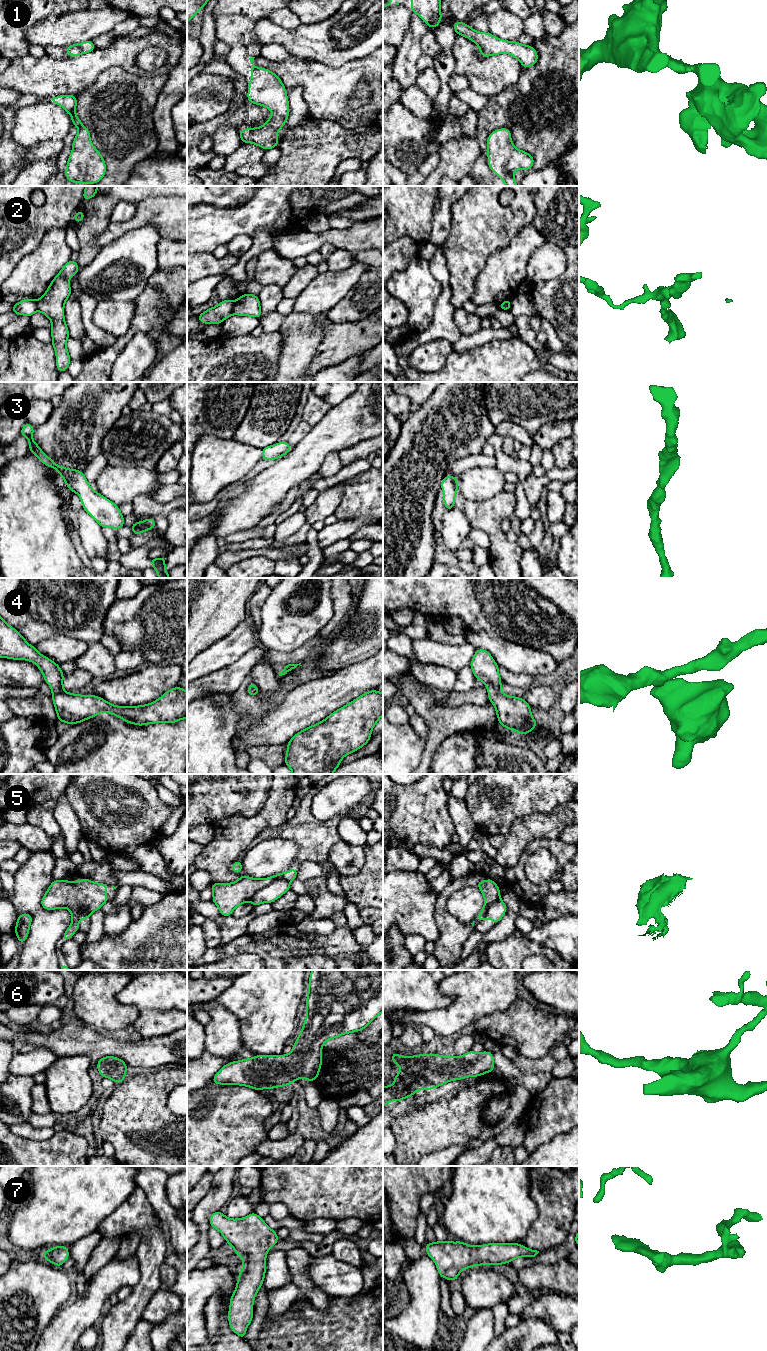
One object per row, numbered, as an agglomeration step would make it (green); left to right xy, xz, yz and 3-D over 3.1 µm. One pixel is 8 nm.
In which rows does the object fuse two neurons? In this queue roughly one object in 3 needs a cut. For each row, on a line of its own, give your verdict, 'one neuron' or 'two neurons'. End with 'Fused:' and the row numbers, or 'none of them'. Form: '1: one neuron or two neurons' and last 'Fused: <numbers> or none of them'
1: one neuron
2: two neurons
3: one neuron
4: one neuron
5: two neurons
6: one neuron
7: one neuron
Fused: 2, 5

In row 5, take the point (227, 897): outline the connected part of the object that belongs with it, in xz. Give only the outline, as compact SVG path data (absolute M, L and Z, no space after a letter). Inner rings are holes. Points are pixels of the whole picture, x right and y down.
M291 868L288 873L281 872L275 876L263 879L255 879L248 876L241 876L233 883L212 883L212 901L219 908L222 916L231 916L233 910L249 901L258 891L270 885L274 880L281 878L291 882L297 878L296 868Z

